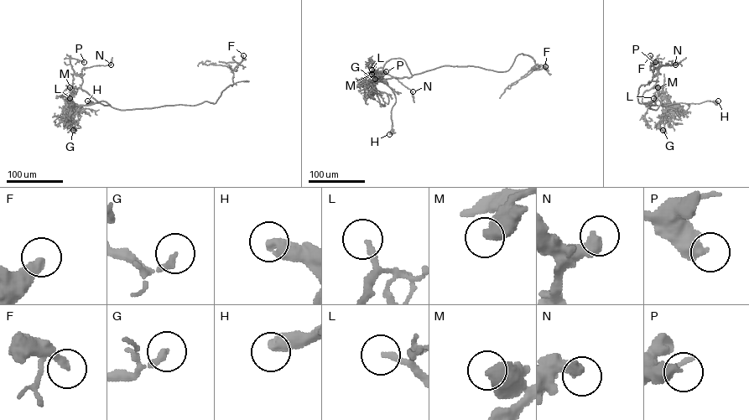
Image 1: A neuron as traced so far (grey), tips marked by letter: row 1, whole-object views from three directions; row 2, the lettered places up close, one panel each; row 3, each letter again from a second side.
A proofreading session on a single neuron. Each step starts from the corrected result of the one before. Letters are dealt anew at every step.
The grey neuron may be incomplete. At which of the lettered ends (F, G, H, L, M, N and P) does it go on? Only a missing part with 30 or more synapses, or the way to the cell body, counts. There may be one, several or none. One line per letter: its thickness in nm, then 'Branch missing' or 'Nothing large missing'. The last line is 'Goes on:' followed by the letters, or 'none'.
F: Thickness 360 nm. Branch missing
G: Thickness 280 nm. Nothing large missing
H: Thickness 440 nm. Nothing large missing
L: Thickness 200 nm. Branch missing
M: Thickness 550 nm. Nothing large missing
N: Thickness 480 nm. Nothing large missing
P: Thickness 480 nm. Nothing large missing
Goes on: F, L

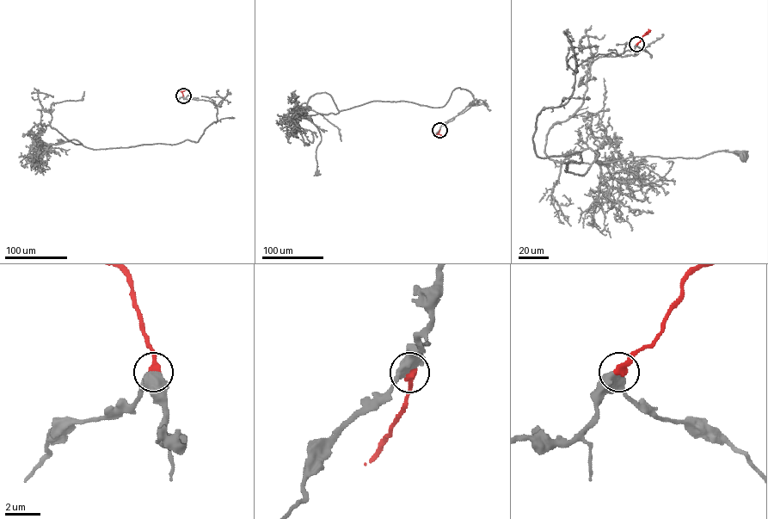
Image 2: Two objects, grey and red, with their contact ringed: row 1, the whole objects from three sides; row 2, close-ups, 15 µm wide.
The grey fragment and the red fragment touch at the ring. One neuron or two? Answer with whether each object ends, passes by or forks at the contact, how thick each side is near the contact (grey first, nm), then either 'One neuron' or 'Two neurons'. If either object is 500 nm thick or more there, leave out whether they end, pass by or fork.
At the ring grey passes by. At the ring red ends. Thickness 460 nm (grey) against 480 nm. One neuron

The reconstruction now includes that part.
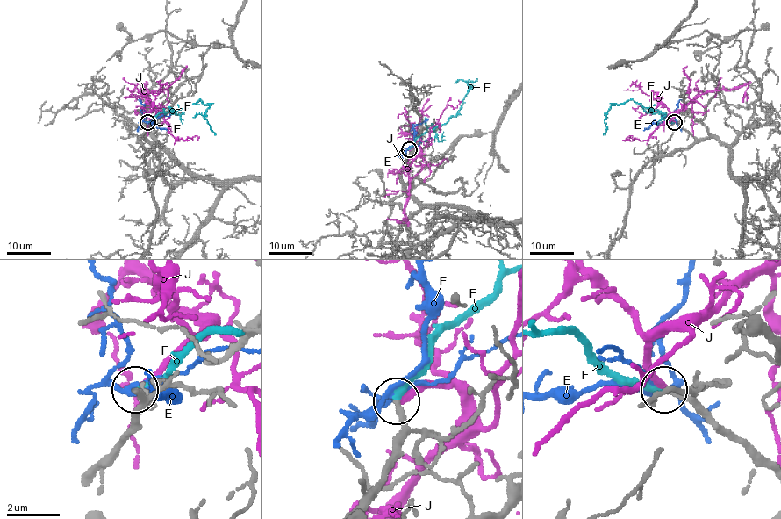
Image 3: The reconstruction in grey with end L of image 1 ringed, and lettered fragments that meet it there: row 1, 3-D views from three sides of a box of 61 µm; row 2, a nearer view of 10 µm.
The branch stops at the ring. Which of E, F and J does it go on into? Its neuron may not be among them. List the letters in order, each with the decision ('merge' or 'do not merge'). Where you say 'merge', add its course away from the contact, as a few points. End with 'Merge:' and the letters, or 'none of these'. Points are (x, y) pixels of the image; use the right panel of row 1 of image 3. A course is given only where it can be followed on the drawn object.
E: do not merge
F: merge; it runs (674, 122), (629, 99), (611, 106), (604, 120), (606, 131), (603, 134)
J: do not merge
Merge: F

